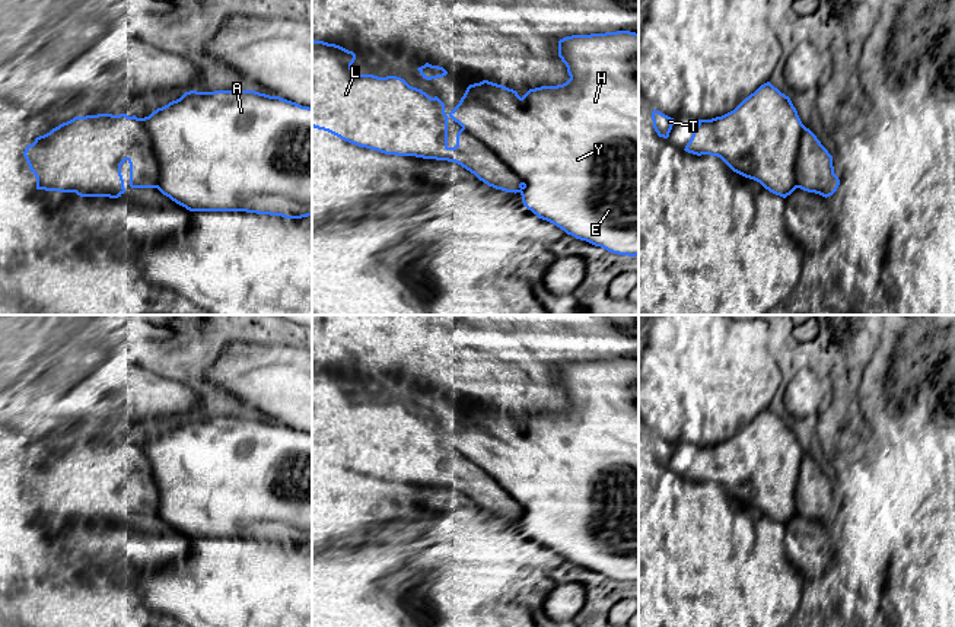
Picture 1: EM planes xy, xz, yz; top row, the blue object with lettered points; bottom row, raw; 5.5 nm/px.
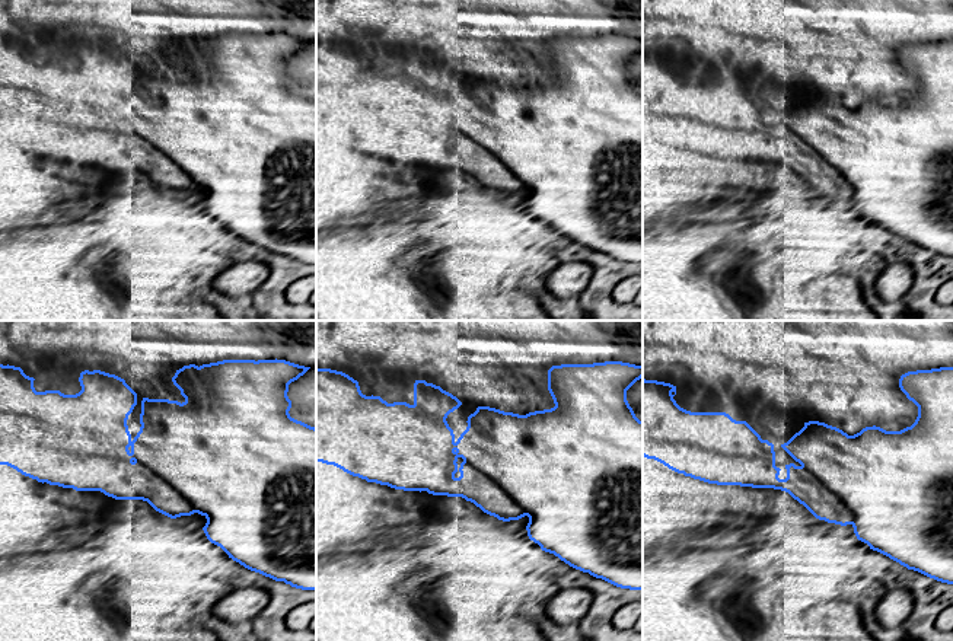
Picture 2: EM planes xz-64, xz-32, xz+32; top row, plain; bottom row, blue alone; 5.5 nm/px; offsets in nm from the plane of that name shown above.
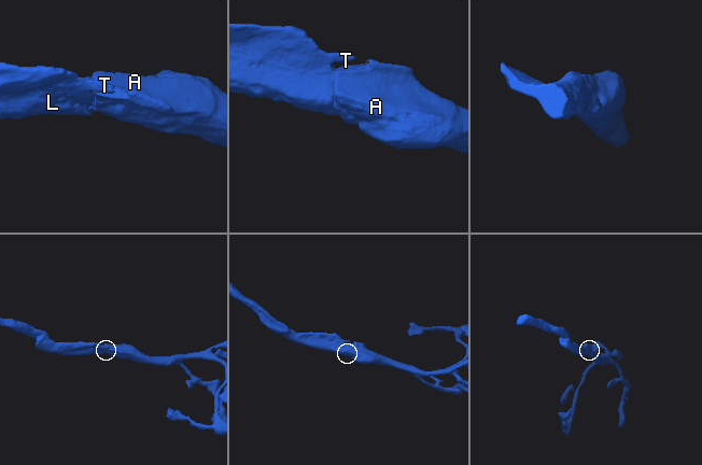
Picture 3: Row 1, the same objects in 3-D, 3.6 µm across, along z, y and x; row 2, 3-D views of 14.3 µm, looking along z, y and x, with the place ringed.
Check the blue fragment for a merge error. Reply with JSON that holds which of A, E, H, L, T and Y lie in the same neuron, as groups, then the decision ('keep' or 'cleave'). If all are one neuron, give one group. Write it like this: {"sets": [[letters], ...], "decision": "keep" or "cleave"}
{"sets": [["A", "E", "H", "L", "T", "Y"]], "decision": "keep"}

